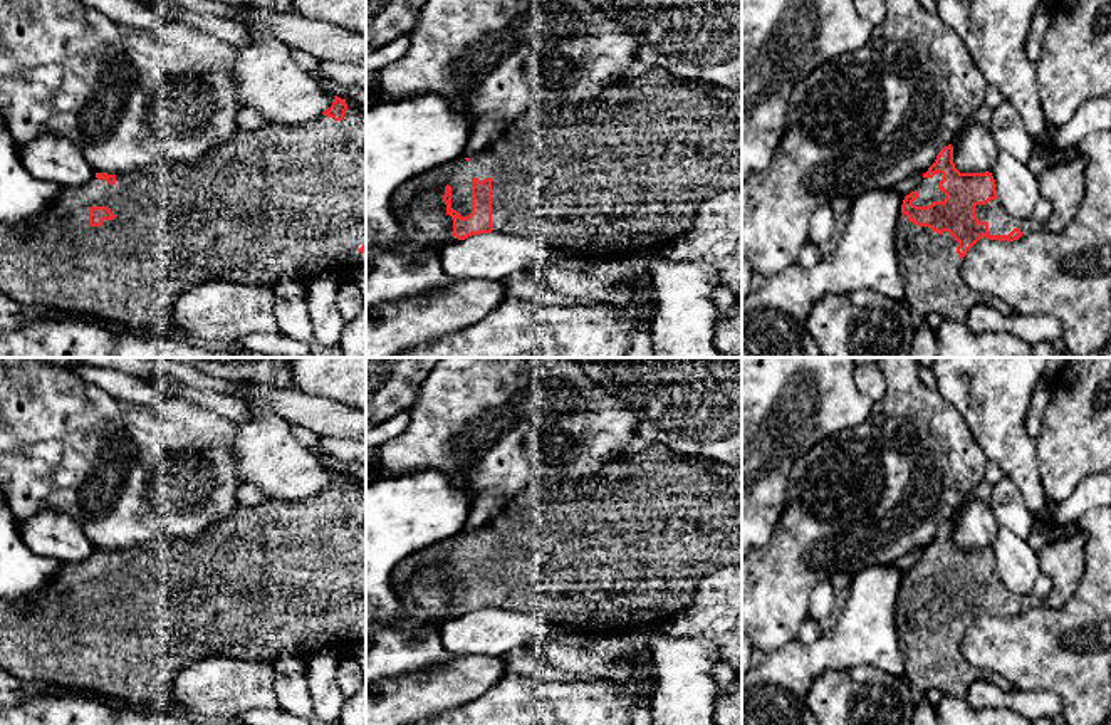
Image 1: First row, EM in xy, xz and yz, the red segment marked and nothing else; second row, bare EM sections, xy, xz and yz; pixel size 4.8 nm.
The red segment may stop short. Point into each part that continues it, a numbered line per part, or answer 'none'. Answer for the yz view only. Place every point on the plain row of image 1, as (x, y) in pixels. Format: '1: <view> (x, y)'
1: yz (928, 568)

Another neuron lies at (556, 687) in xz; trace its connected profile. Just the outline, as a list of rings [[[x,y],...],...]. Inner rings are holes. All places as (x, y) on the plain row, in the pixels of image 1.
[[[505,673],[477,700],[413,725],[629,725],[634,707],[651,703],[636,685],[614,683],[604,676],[592,681],[544,680]]]

